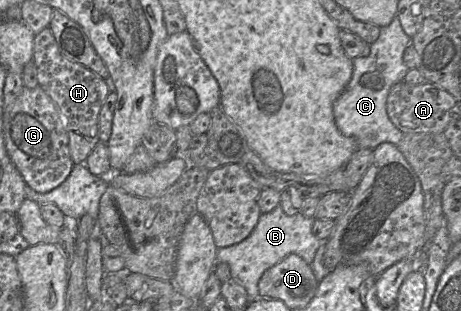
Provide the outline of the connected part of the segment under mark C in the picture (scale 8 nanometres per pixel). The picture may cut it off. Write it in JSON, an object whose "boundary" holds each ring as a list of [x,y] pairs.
{"boundary":[[[395,16],[389,25],[380,28],[377,40],[370,44],[369,55],[366,57],[360,55],[352,59],[352,77],[344,91],[334,101],[333,113],[339,131],[353,138],[359,149],[374,149],[384,142],[397,145],[403,136],[389,119],[386,104],[391,87],[403,81],[409,70],[403,61],[403,53],[411,39],[404,32],[399,18]]]}

